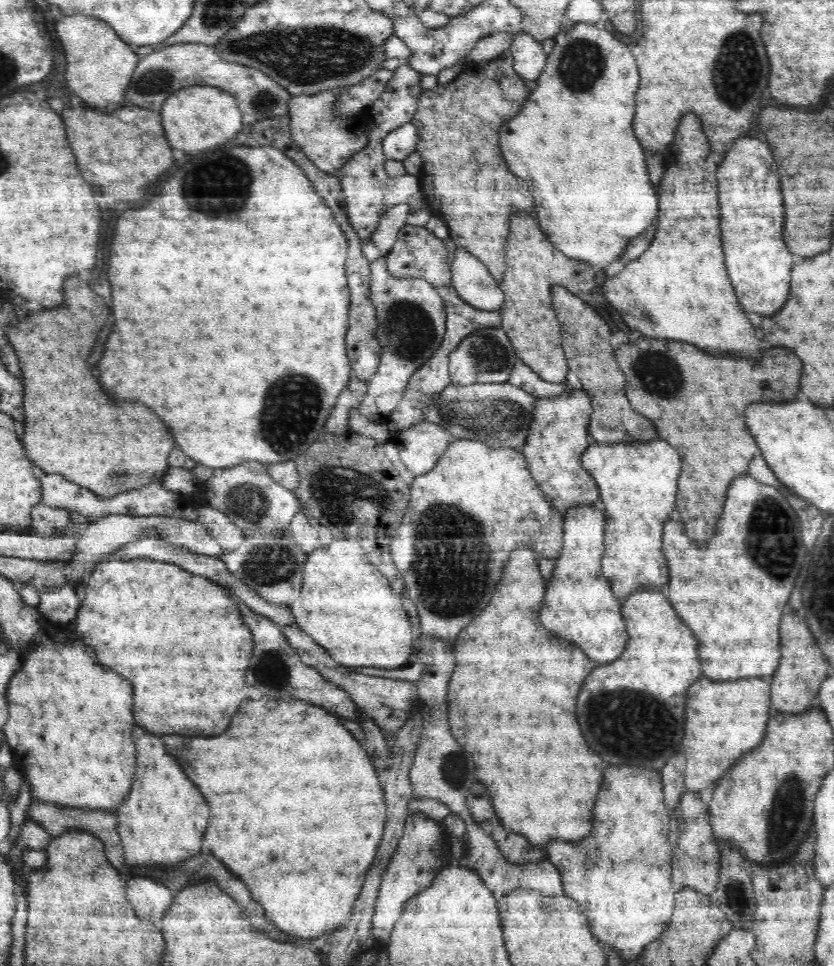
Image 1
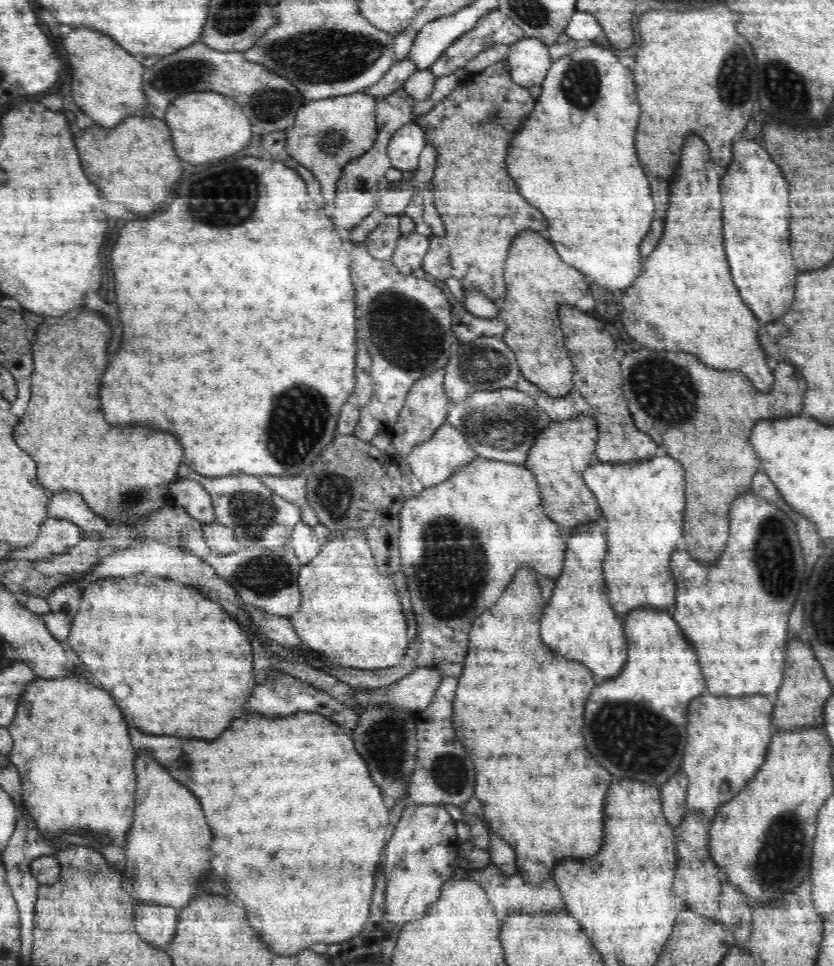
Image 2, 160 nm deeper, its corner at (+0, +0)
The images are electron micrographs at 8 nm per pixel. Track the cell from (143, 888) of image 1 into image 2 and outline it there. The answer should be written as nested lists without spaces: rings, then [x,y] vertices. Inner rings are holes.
[[[138,904],[136,906],[136,930],[144,942],[150,942],[156,948],[166,948],[176,934],[176,909],[171,906]]]

